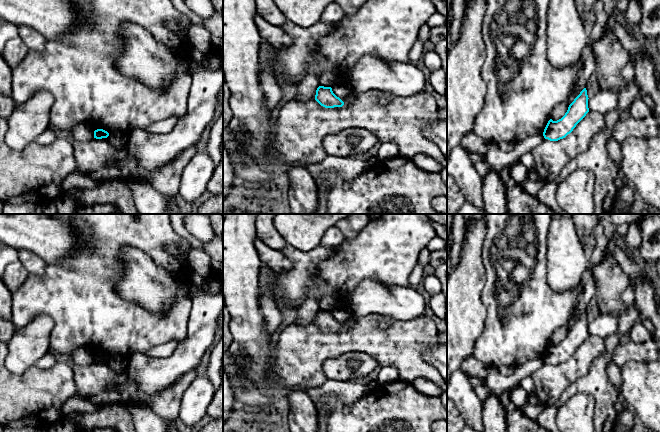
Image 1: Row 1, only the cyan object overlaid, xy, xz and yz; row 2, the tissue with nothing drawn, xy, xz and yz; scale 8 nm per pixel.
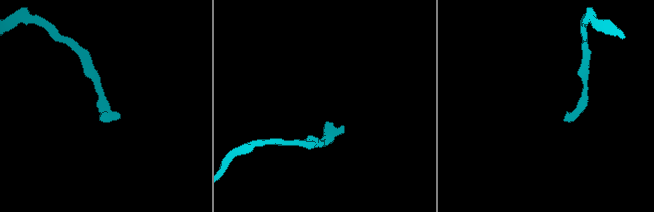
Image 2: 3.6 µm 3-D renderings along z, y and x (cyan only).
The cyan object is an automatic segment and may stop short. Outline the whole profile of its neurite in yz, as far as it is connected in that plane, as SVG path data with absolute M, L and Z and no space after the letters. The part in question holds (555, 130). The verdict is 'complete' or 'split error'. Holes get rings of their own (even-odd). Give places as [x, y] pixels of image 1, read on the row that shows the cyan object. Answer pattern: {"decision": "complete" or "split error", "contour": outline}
{"decision": "complete", "contour": "M584 88L569 105L565 115L557 120L550 119L544 129L543 136L550 141L558 141L570 134L576 125L589 112L587 90Z"}

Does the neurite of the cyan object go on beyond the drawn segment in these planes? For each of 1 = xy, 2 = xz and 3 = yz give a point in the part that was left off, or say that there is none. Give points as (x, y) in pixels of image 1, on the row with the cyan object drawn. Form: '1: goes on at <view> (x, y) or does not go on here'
1: does not go on here
2: does not go on here
3: does not go on here

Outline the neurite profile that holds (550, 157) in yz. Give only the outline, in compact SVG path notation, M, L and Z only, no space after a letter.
M589 111L565 138L558 141L544 139L531 151L539 179L543 182L555 180L569 162L587 150L595 134L604 128L604 115Z

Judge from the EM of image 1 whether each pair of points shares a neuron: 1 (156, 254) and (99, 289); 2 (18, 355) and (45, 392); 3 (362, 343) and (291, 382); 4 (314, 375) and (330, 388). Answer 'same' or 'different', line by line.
1: same
2: different
3: same
4: different

